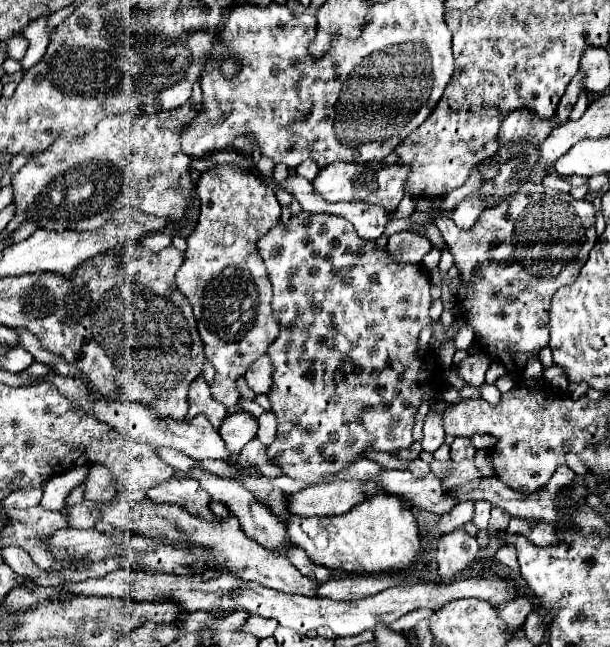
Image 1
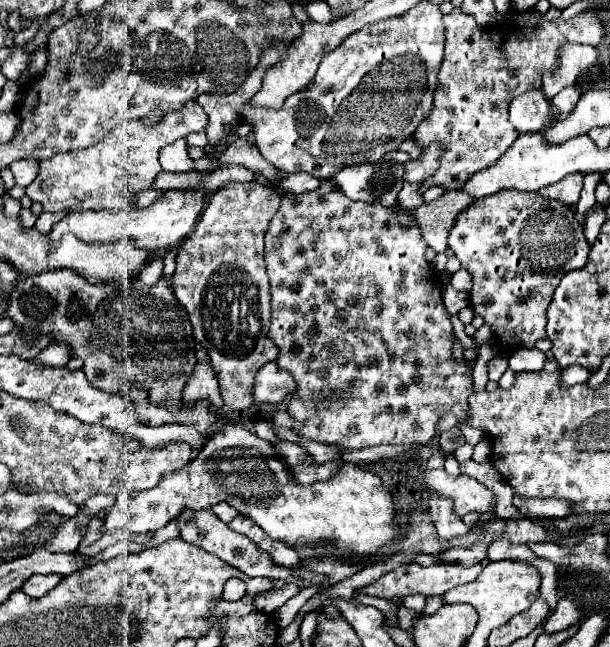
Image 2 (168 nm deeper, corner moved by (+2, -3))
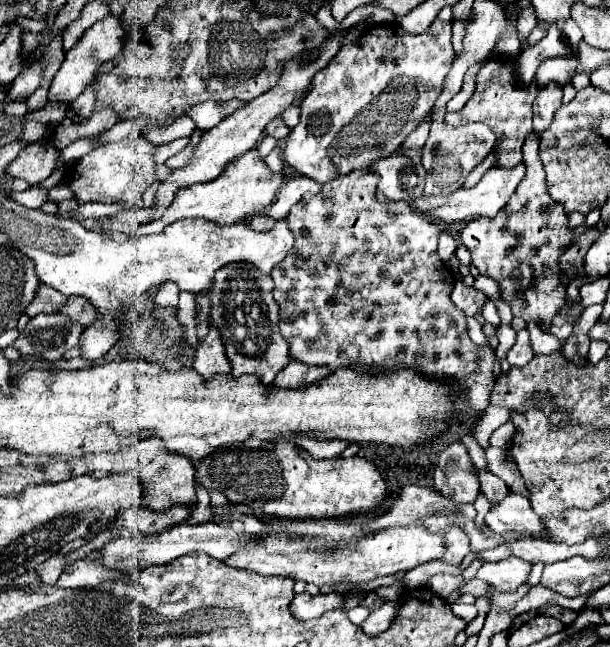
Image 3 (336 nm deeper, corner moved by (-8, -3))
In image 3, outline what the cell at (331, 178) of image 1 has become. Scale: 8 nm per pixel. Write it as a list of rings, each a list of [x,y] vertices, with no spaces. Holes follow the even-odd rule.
[[[408,156],[382,158],[370,166],[370,172],[378,176],[376,190],[388,200],[412,202],[422,196],[426,170],[420,162],[414,162]]]

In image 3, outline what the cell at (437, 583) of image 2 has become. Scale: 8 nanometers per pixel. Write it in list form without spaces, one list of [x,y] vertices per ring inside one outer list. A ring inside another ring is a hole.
[[[512,556],[496,564],[492,562],[482,564],[482,568],[476,572],[476,578],[482,578],[500,592],[506,592],[506,590],[516,590],[520,584],[524,584],[530,574],[530,568],[532,568],[530,564]]]

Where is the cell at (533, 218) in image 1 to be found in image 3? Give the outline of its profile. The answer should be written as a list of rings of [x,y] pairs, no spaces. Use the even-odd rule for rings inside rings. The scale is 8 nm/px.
[[[532,132],[524,144],[524,164],[528,166],[528,172],[524,180],[518,184],[514,196],[498,212],[494,218],[474,218],[470,220],[462,230],[462,244],[472,254],[472,264],[478,268],[480,274],[490,276],[500,286],[500,298],[510,304],[512,314],[524,318],[526,322],[536,322],[544,332],[548,332],[548,326],[552,318],[558,314],[558,310],[566,304],[566,278],[562,276],[562,268],[556,264],[560,262],[560,256],[570,248],[572,244],[572,228],[568,226],[568,216],[562,210],[562,204],[554,202],[546,190],[546,174],[542,170],[542,162],[538,158],[538,132]]]

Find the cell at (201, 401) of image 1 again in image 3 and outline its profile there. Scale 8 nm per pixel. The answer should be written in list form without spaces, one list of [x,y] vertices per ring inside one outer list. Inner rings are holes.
[[[214,328],[200,342],[198,352],[194,356],[194,362],[192,362],[192,368],[204,380],[230,374],[230,362],[226,360],[226,354],[222,352],[222,340],[218,340],[218,332],[214,332]]]

